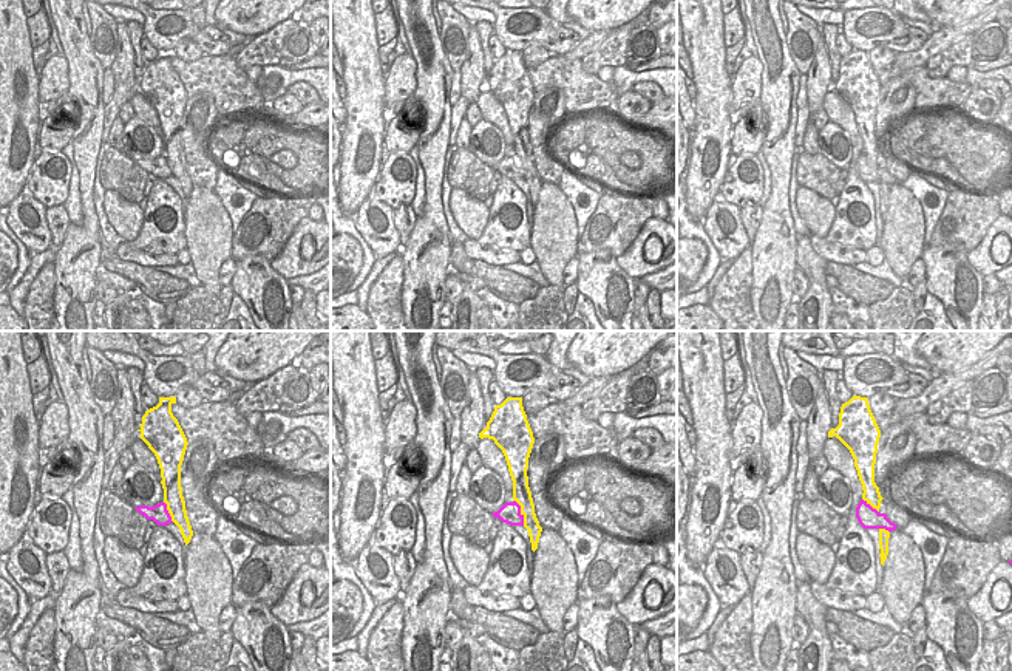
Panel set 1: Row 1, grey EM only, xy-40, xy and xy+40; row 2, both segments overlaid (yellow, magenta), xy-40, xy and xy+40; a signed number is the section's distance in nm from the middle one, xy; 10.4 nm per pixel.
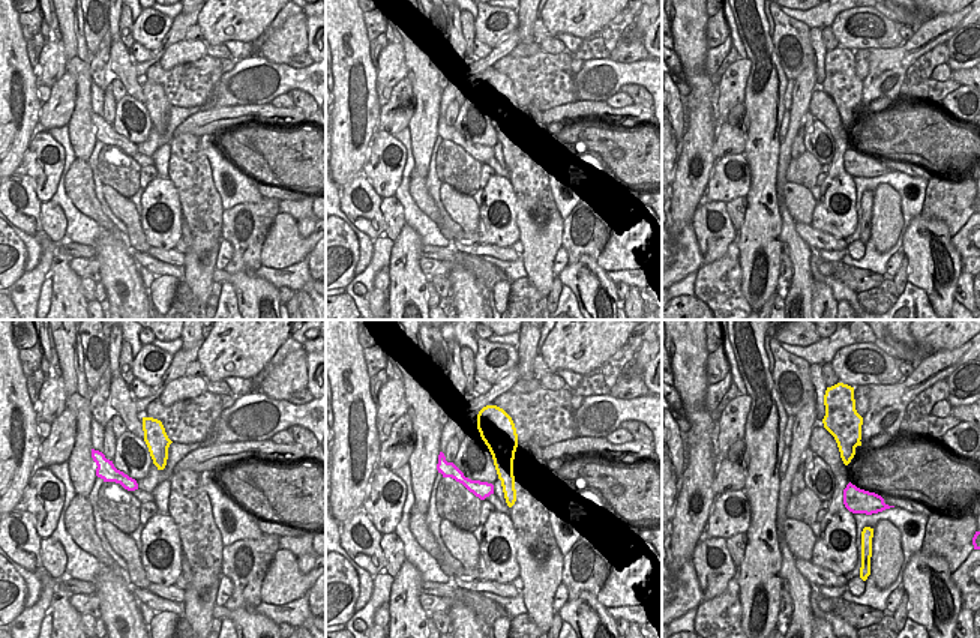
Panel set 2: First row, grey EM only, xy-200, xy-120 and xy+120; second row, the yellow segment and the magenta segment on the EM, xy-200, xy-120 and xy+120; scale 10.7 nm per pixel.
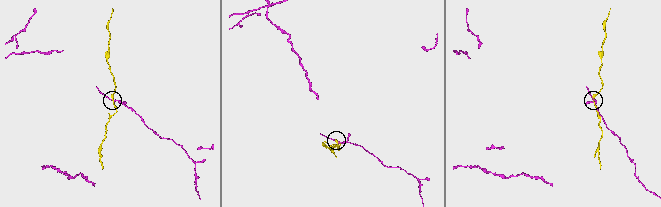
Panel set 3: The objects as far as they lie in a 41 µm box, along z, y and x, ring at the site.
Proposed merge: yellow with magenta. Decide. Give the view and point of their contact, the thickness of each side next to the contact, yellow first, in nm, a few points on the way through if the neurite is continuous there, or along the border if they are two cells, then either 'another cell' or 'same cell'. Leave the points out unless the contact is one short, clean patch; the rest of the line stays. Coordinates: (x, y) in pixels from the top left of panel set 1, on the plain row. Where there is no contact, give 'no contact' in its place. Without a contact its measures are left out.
meets yellow in xy at (521, 166); 190 nm thick on the yellow side, 220 nm on the other; another cell

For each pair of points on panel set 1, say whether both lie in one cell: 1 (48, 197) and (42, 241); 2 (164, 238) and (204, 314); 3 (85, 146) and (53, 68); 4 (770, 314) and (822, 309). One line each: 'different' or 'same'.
1: different
2: different
3: different
4: different

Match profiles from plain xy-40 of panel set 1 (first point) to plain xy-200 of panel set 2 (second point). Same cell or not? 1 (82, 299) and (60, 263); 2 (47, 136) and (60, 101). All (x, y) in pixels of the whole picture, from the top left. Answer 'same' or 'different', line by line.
1: same
2: same

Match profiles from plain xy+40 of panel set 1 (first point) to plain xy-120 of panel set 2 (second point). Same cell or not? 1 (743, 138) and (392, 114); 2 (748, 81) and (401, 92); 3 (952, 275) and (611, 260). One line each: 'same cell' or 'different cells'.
1: same cell
2: different cells
3: different cells

